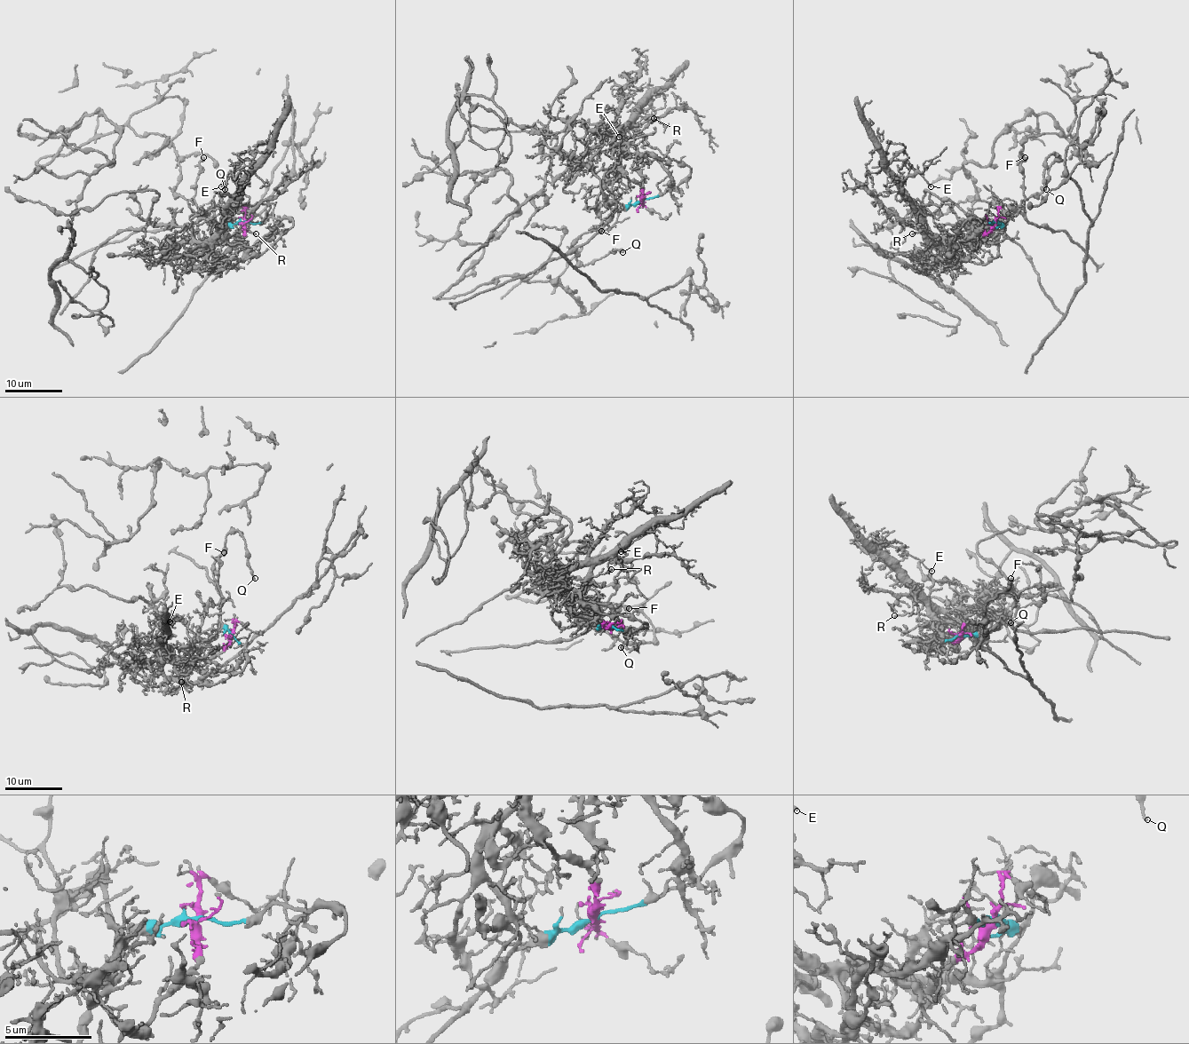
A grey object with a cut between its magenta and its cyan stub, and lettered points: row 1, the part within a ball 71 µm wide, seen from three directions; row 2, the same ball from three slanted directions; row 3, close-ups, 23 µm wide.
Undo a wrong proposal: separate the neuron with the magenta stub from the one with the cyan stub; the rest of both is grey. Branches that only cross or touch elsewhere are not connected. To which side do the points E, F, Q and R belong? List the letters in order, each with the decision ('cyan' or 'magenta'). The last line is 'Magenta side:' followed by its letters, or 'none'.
E: magenta
F: cyan
Q: cyan
R: magenta
Magenta side: E, R

